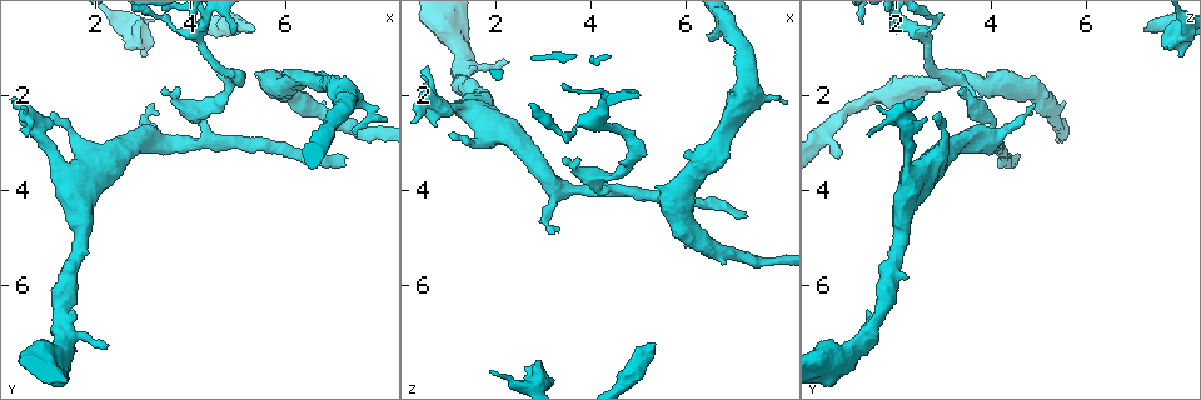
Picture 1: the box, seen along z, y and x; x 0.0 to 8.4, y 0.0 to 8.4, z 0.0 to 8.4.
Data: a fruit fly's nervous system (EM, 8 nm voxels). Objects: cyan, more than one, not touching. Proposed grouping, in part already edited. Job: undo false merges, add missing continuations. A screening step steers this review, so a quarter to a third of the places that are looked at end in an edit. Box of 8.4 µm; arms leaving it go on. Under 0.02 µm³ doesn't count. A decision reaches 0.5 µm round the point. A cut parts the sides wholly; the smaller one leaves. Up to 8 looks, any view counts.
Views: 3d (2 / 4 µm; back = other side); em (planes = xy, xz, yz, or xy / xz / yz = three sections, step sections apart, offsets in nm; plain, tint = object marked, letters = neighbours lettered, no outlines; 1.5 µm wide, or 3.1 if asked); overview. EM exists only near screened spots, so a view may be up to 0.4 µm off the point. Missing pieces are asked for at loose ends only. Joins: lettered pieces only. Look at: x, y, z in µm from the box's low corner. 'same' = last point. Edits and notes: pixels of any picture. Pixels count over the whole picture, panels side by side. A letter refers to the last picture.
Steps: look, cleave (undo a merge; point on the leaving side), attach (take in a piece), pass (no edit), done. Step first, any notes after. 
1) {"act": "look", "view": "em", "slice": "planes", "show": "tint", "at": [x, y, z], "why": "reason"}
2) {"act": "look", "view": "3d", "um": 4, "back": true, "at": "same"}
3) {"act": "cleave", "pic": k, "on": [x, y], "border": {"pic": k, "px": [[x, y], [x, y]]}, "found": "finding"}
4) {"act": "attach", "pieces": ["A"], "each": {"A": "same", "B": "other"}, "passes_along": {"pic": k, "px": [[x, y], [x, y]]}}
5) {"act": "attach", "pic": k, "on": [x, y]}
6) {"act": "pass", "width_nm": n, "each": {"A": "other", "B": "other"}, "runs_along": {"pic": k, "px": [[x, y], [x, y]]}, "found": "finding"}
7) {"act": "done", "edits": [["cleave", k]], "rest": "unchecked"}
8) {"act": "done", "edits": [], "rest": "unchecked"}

{"act": "look", "view": "3d", "um": 2, "at": [3.00, 1.20, 7.95]}

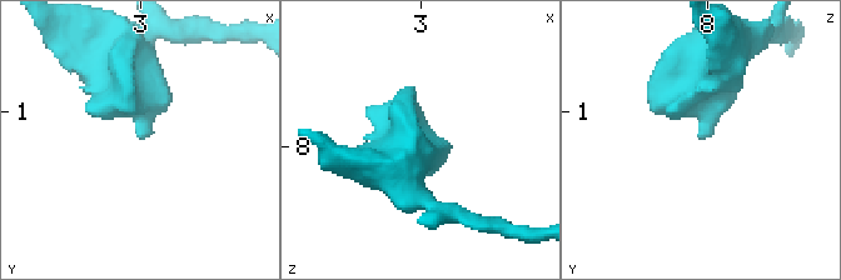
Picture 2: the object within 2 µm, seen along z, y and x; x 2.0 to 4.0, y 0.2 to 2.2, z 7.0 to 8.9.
{"act": "look", "view": "em", "slice": "xz", "step": 8, "show": "tint", "at": [3.04, 1.20, 7.92]}

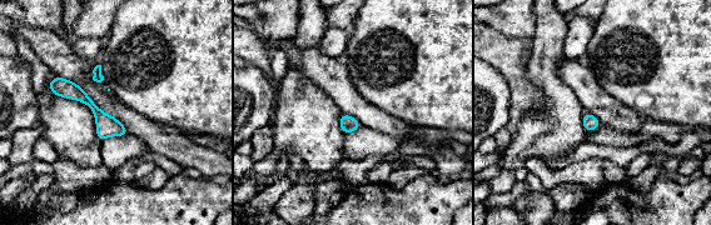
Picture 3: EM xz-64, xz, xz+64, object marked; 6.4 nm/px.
{"act": "look", "view": "em", "slice": "planes", "show": "letters", "at": "same"}

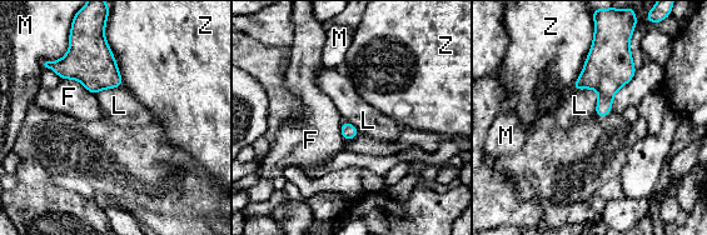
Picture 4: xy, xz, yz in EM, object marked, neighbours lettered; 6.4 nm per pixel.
{"act": "pass", "each": {"F": "other", "L": "other", "M": "other", "Z": "other"}, "border": {"pic": 4, "px": [[573, 90], [597, 93], [596, 118]]}, "found": "none of them fits"}

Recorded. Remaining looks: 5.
{"act": "look", "view": "em", "slice": "yz", "step": 4, "show": "letters", "at": [5.35, 0.70, 7.25]}

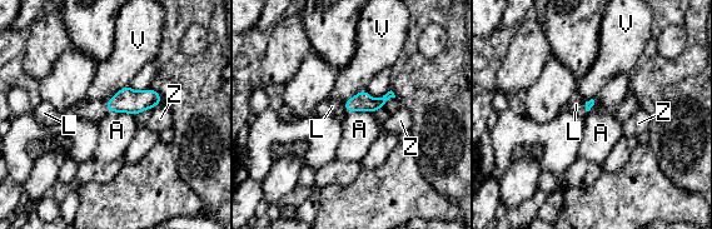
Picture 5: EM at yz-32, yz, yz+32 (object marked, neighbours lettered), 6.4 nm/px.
{"act": "attach", "pieces": ["L"], "each": {"A": "other", "L": "same", "V": "other", "Z": "other"}, "passes_along": {"pic": 5, "px": [[362, 101], [344, 108], [332, 106]]}, "found": "it goes on there"}

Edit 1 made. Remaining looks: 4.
{"act": "look", "view": "em", "slice": "planes", "show": "plain", "at": [4.90, 0.70, 2.05], "why": "an open end"}

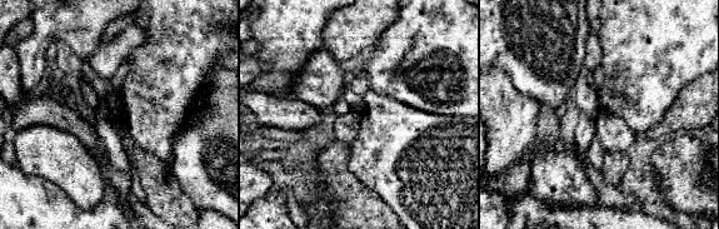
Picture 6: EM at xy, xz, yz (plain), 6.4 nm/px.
{"act": "look", "view": "em", "slice": "planes", "show": "letters", "at": "same"}

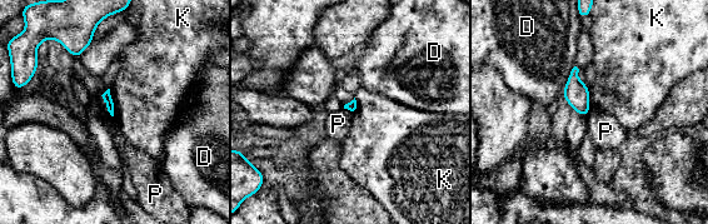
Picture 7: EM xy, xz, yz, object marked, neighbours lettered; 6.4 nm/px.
{"act": "pass", "each": {"D": "other", "K": "other", "P": "other"}, "border": {"pic": 7, "px": [[101, 95], [106, 110], [113, 117]]}, "found": "no lettered piece goes on from it"}

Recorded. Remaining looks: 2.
{"act": "done", "edits": [["attach", 5]], "rest": "unchecked"}

